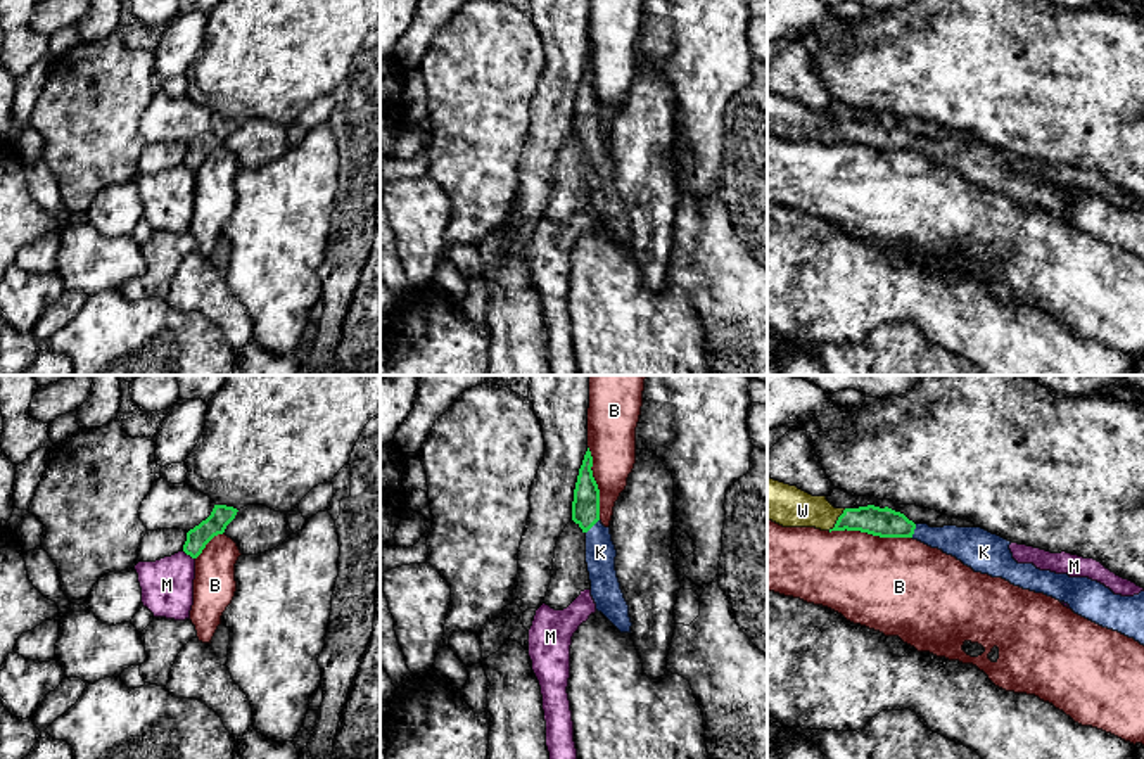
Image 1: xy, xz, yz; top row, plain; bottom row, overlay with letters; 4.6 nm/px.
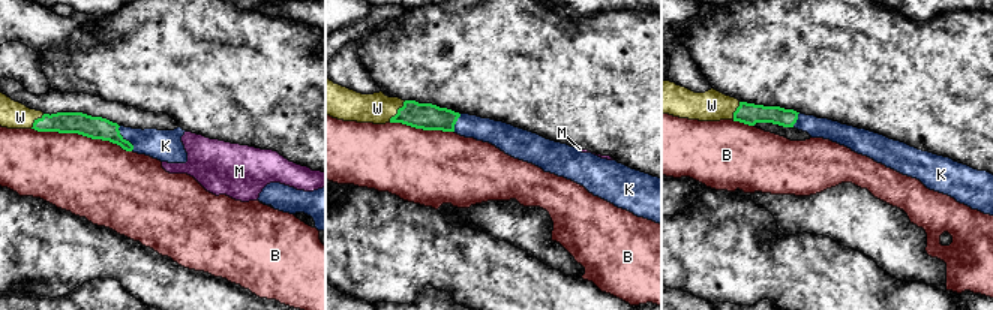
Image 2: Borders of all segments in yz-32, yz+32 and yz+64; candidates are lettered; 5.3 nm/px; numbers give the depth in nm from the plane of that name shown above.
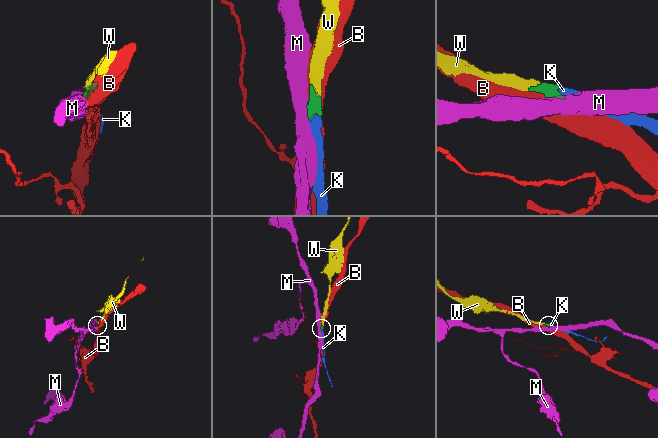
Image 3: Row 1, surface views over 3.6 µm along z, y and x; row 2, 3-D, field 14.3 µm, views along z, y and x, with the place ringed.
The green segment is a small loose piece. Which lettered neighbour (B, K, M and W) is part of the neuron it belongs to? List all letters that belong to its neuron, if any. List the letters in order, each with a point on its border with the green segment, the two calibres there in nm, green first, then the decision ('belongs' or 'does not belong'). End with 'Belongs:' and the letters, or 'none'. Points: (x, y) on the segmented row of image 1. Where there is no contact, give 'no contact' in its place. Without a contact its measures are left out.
B: yz (870, 533) | 140/440 nm | does not belong
K: xz (593, 524) | 130/140 nm | belongs
M: xy (189, 554) | 100/240 nm | does not belong
W: yz (837, 521) | 140/190 nm | belongs
Belongs: K, W

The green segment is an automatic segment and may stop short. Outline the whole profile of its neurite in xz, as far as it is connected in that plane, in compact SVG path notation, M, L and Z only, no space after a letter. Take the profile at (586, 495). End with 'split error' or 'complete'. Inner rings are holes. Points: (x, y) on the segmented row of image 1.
M588 448L574 489L572 520L586 534L586 564L596 610L620 633L631 633L629 605L615 571L617 550L610 527L605 527L600 520L600 489L591 467L593 456Z | split error

